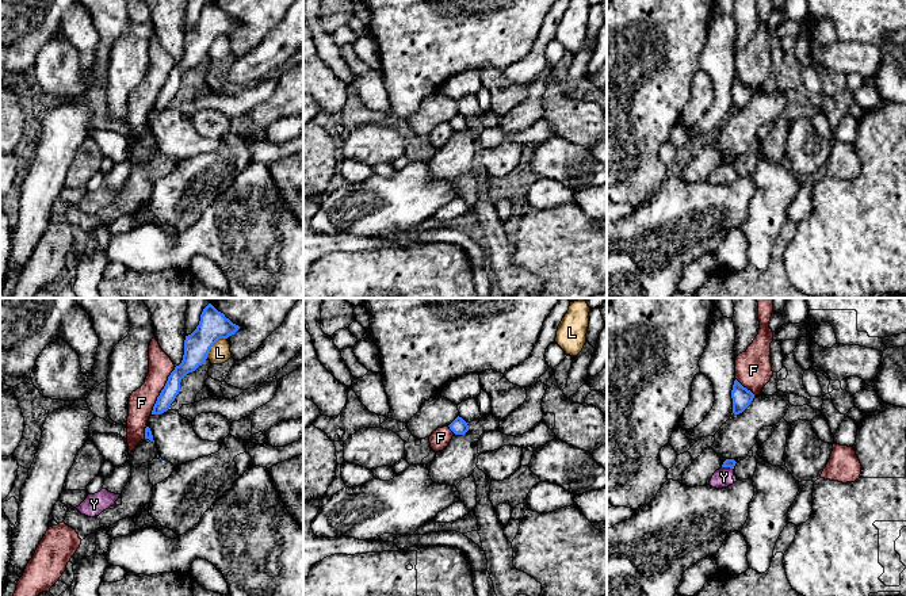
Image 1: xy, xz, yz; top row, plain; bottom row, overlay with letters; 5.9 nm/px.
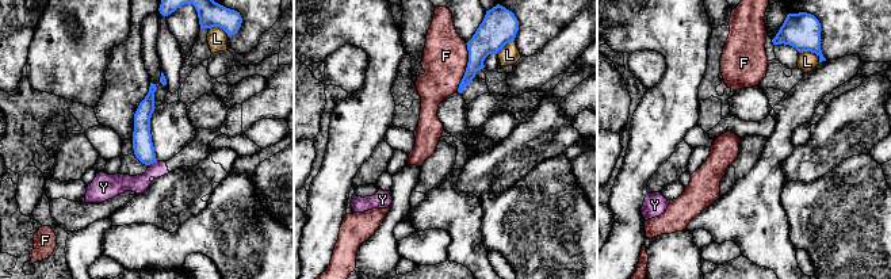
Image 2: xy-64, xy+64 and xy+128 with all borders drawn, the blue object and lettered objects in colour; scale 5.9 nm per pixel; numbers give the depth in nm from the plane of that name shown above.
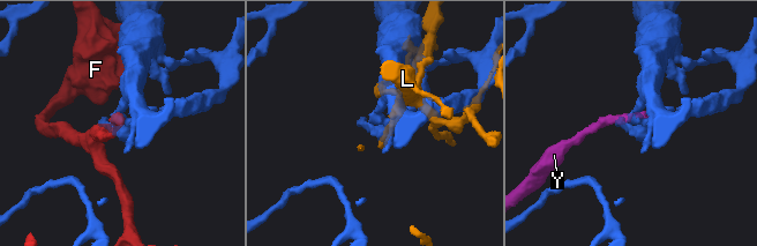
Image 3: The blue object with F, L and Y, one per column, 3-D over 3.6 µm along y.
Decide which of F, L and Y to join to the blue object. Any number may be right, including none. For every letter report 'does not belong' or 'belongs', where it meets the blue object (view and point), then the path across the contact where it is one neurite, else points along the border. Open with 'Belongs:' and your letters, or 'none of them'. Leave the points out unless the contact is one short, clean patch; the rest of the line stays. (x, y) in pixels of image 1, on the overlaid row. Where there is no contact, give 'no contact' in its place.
Belongs: none of them
F: does not belong; contact xy (161, 390)
L: does not belong; contact xy (213, 344)
Y: does not belong; contact yz (727, 466); border yz (722, 466), (733, 469)

